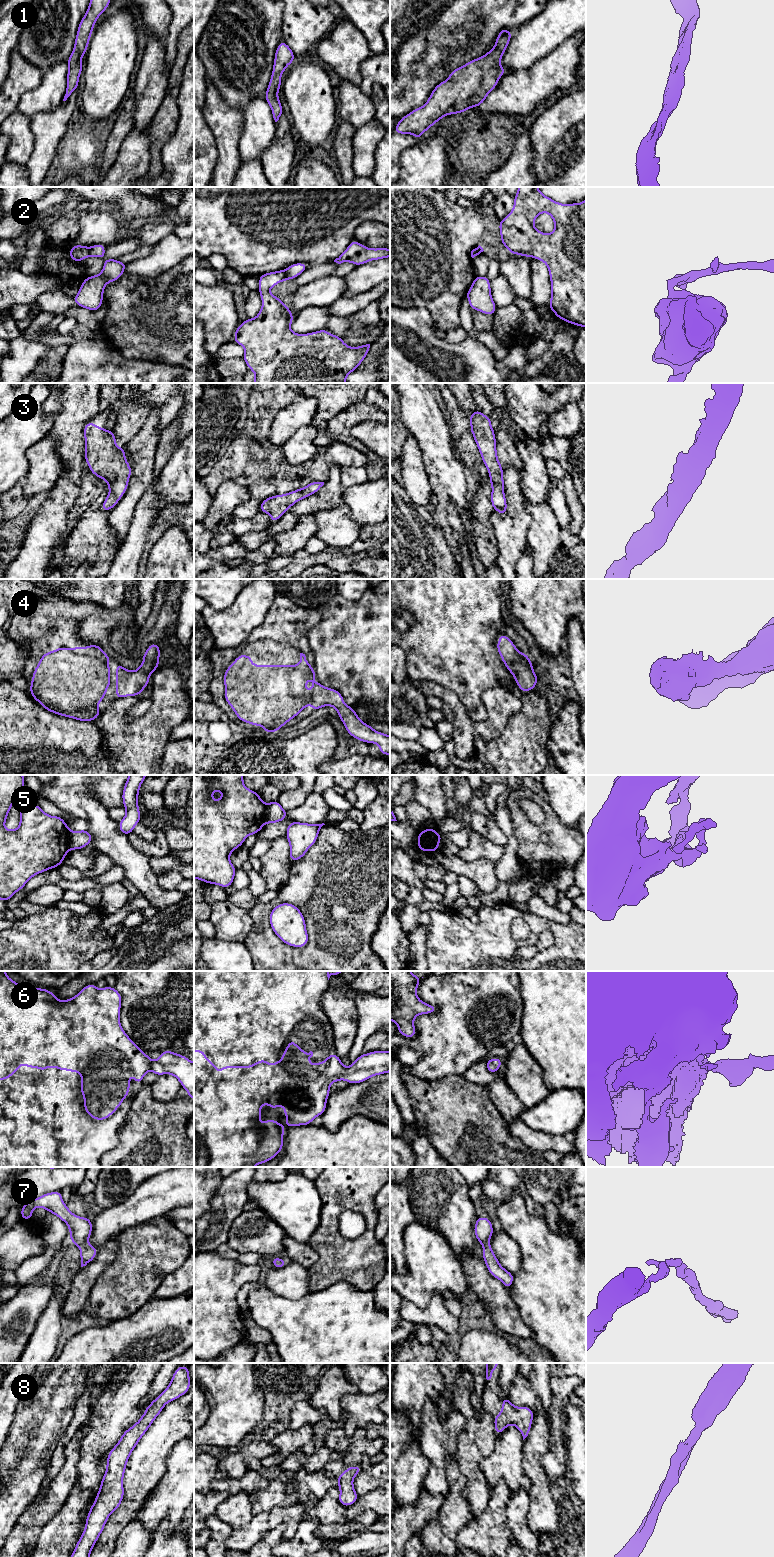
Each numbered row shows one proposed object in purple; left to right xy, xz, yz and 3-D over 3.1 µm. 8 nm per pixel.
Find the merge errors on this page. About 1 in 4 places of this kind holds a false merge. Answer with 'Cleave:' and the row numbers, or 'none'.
Cleave: 2, 5

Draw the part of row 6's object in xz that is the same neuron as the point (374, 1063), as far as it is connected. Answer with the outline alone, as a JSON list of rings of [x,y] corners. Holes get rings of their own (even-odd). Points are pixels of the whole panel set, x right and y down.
[[[292,1039],[289,1045],[285,1047],[285,1053],[281,1055],[280,1062],[274,1062],[270,1065],[264,1058],[259,1062],[254,1062],[251,1066],[222,1066],[221,1072],[217,1072],[217,1067],[209,1061],[205,1056],[204,1050],[194,1050],[194,1167],[255,1167],[256,1165],[265,1163],[273,1159],[280,1151],[283,1150],[284,1128],[288,1126],[305,1126],[309,1125],[317,1116],[322,1115],[326,1110],[326,1102],[330,1095],[330,1085],[333,1082],[346,1080],[349,1084],[361,1083],[369,1078],[390,1072],[390,1051],[373,1051],[367,1054],[361,1054],[353,1064],[345,1067],[337,1054],[330,1054],[324,1062],[315,1062],[309,1065],[309,1059],[313,1056],[313,1052],[305,1053]],[[268,1104],[272,1110],[276,1107],[283,1106],[285,1108],[284,1115],[288,1119],[287,1123],[282,1126],[275,1120],[266,1120],[260,1123],[261,1106]]]

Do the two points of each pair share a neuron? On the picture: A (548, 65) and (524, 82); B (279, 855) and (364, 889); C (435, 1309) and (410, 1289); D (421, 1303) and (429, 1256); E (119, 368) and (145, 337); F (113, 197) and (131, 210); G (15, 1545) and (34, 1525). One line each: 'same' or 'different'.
A: same
B: different
C: different
D: same
E: different
F: same
G: same

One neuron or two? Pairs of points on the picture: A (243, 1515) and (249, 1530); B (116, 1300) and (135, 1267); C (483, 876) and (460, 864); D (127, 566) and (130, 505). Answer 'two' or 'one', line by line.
A: two
B: one
C: one
D: two

